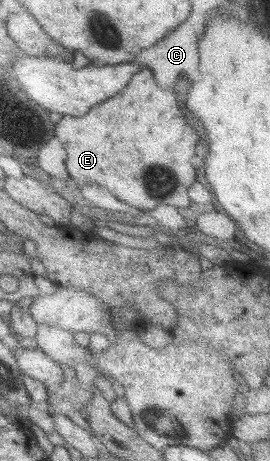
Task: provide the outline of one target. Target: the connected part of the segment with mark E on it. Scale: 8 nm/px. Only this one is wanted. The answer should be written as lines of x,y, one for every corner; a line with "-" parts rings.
141,67
118,94
91,106
86,114
79,117
61,115
53,135
62,142
63,150
66,150
67,175
78,186
93,182
106,188
120,202
138,210
152,210
156,208
156,202
168,206
188,206
188,189
196,176
188,160
194,156
198,136
184,122
184,114
178,112
176,95
172,90
160,88
150,69

